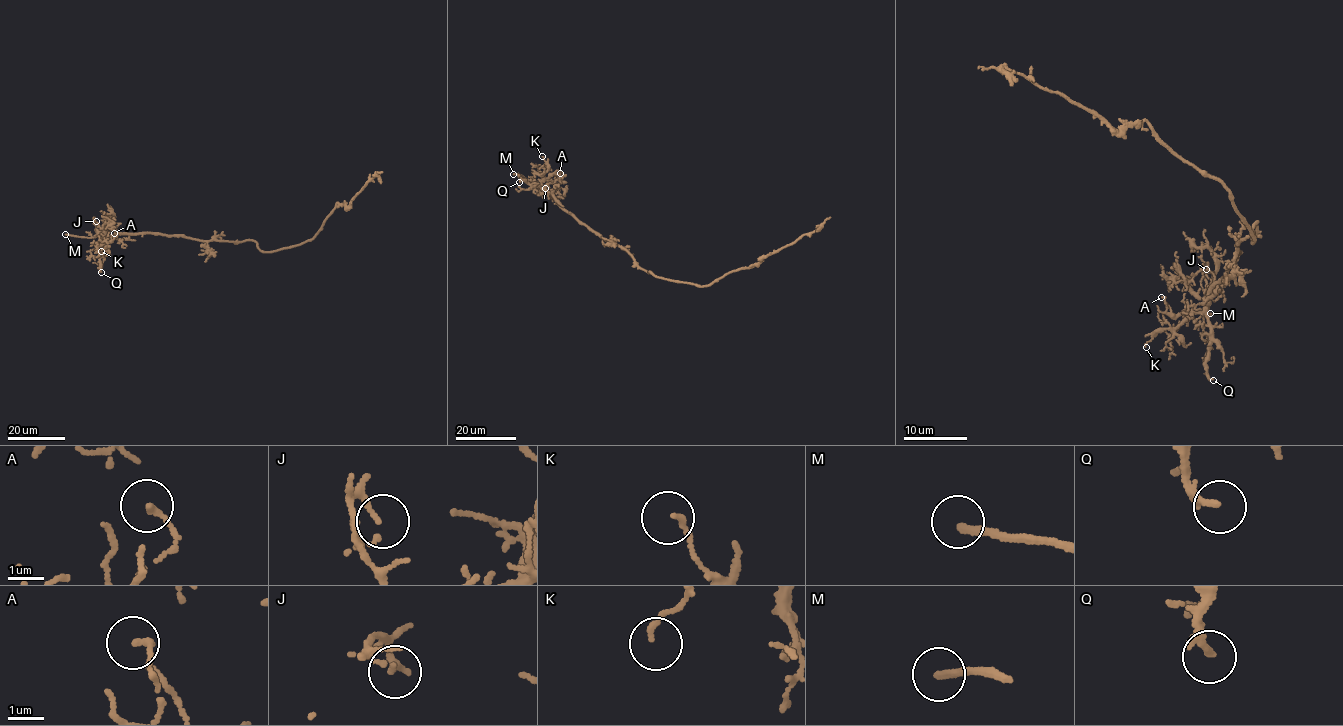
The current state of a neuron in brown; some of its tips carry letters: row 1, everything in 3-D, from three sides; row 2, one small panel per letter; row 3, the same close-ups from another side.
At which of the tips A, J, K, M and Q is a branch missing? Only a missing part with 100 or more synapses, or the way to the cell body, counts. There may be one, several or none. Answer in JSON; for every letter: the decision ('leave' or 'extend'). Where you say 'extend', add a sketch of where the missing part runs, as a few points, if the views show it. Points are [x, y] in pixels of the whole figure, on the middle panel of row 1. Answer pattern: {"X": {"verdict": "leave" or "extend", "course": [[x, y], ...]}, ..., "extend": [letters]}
{"A": {"verdict": "leave"}, "J": {"verdict": "leave"}, "K": {"verdict": "leave"}, "M": {"verdict": "extend"}, "Q": {"verdict": "leave"}, "extend": ["M"]}

